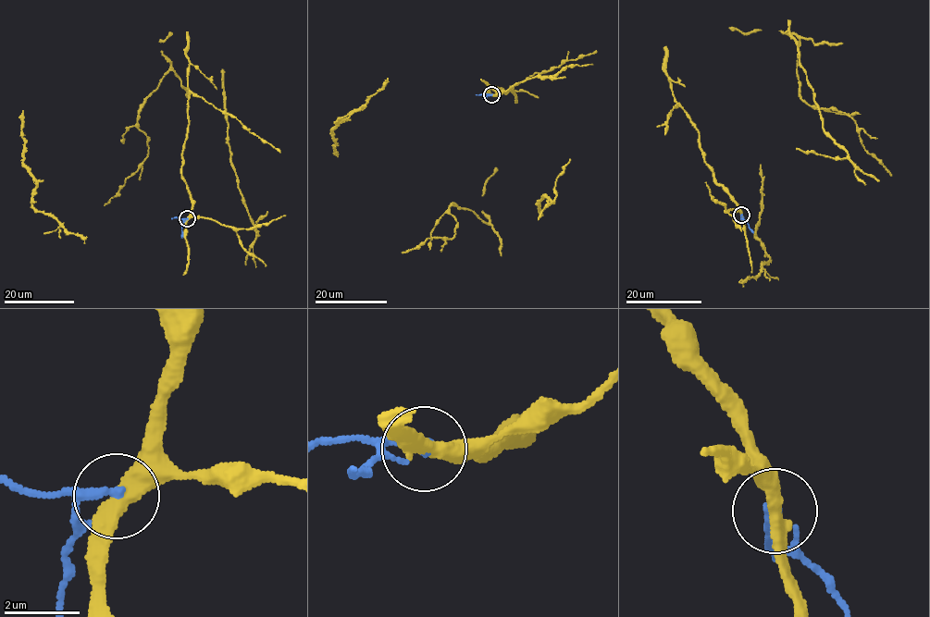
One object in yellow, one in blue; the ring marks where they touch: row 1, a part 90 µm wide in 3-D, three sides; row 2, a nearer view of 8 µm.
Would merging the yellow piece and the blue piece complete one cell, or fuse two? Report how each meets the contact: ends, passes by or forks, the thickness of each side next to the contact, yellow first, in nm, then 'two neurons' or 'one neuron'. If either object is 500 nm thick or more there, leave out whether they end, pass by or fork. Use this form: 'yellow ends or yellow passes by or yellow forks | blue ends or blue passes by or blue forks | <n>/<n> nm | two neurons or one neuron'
yellow passes by | blue passes by | 400/190 nm | two neurons

